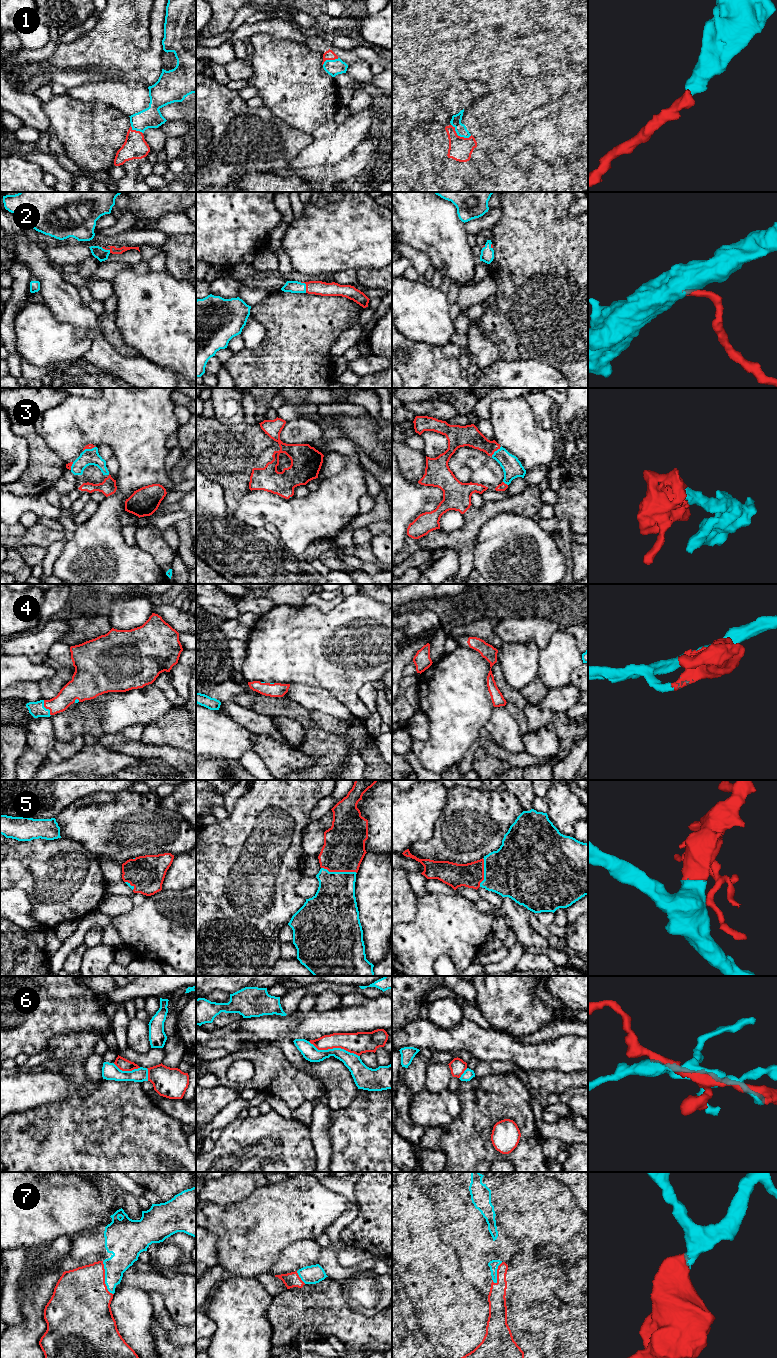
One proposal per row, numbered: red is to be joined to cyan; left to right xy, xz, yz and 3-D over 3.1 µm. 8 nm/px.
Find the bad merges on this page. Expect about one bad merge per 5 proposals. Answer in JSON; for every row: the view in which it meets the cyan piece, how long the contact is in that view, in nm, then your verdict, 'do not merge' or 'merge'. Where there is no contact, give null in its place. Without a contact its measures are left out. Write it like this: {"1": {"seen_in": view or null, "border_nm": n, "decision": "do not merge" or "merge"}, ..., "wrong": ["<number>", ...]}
{"1": {"seen_in": "yz", "border_nm": 190, "decision": "merge"}, "2": {"seen_in": "xz", "border_nm": 100, "decision": "merge"}, "3": {"seen_in": "yz", "border_nm": 120, "decision": "merge"}, "4": {"seen_in": "xy", "border_nm": 140, "decision": "merge"}, "5": {"seen_in": "xz", "border_nm": 300, "decision": "merge"}, "6": {"seen_in": "xz", "border_nm": 440, "decision": "do not merge"}, "7": {"seen_in": "xy", "border_nm": 280, "decision": "merge"}, "wrong": ["6"]}

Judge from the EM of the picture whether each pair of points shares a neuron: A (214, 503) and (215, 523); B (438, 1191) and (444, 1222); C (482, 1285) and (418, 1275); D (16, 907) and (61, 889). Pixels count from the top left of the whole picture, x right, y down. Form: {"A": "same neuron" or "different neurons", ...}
{"A": "same neuron", "B": "same neuron", "C": "different neurons", "D": "different neurons"}

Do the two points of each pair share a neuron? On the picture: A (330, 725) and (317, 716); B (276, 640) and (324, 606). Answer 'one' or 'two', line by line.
A: one
B: two

